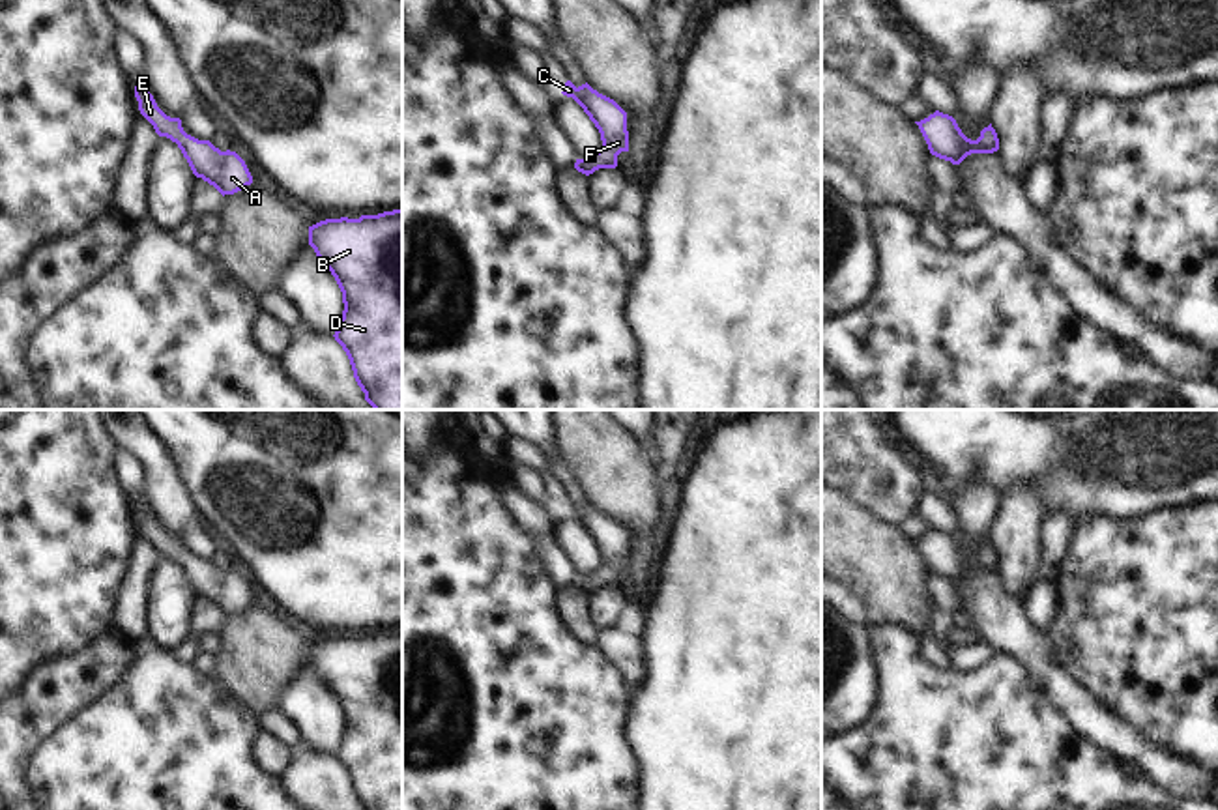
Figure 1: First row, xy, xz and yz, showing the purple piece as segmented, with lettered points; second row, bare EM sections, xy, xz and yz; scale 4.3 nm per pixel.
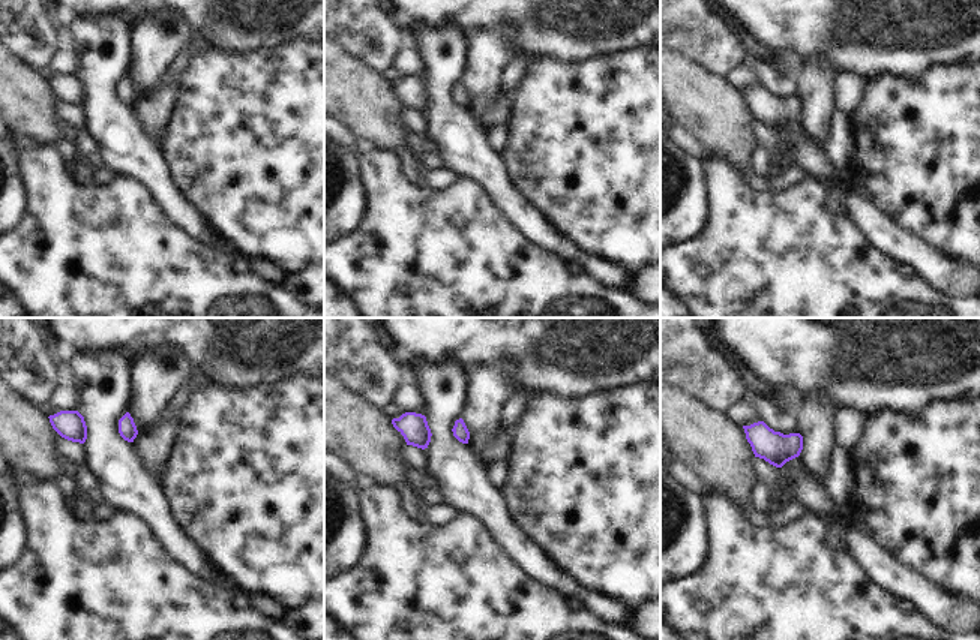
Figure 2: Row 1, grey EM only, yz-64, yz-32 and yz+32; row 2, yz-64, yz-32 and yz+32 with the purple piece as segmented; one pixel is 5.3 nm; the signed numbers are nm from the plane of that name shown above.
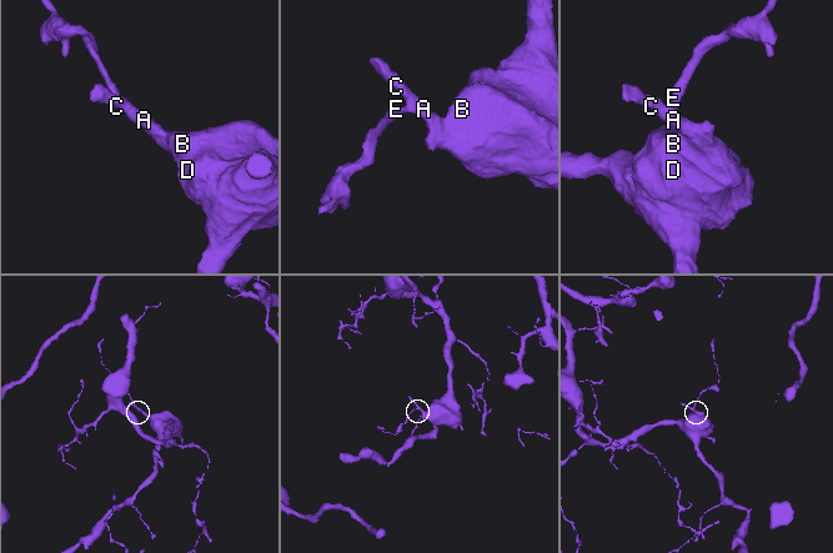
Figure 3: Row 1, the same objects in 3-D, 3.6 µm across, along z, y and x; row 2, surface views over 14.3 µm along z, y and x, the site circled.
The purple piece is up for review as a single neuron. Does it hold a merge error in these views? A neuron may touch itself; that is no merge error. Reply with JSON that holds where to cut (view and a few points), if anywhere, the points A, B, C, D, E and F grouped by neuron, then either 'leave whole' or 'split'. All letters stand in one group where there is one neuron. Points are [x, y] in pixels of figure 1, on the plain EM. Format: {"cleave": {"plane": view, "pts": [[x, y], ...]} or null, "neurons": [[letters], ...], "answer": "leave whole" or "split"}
{"cleave": null, "neurons": [["A", "B", "C", "D", "E", "F"]], "answer": "leave whole"}

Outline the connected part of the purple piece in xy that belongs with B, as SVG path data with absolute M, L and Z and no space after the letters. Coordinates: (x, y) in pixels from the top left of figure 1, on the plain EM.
M402 629L309 645L309 664L342 711L335 759L346 771L361 810L402 810Z

